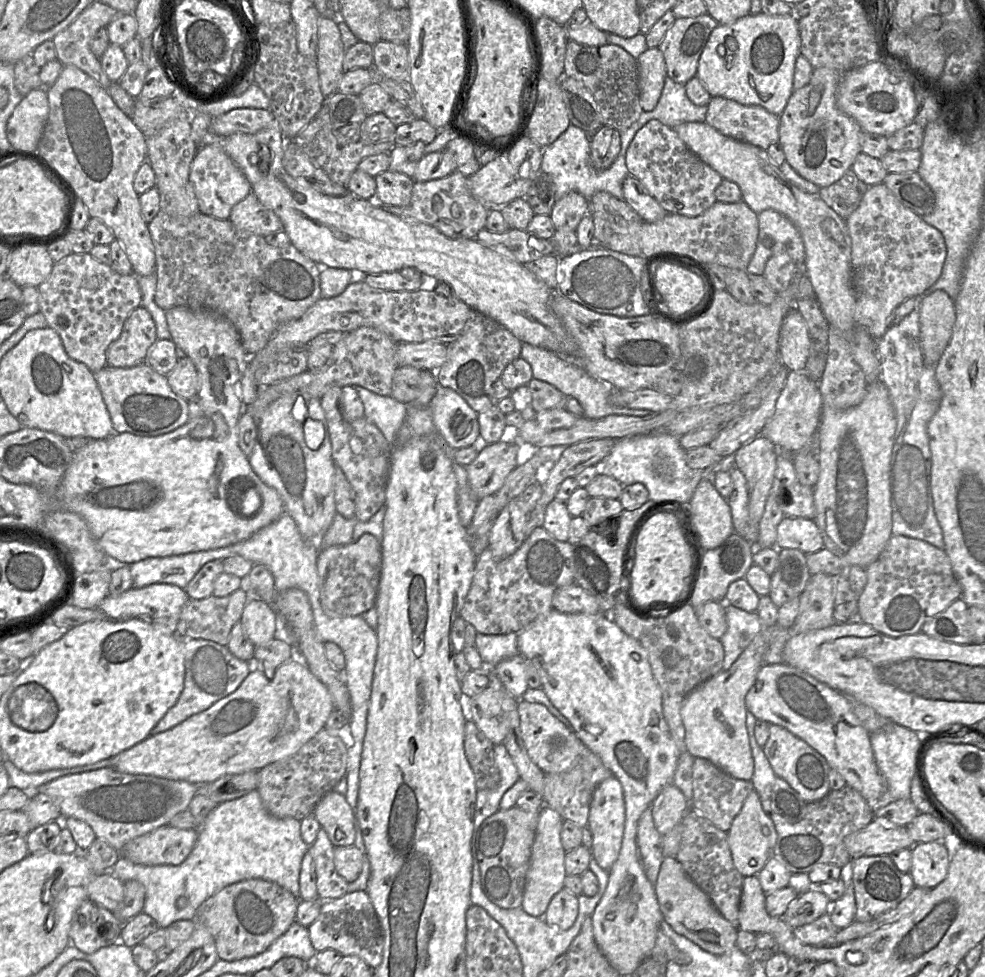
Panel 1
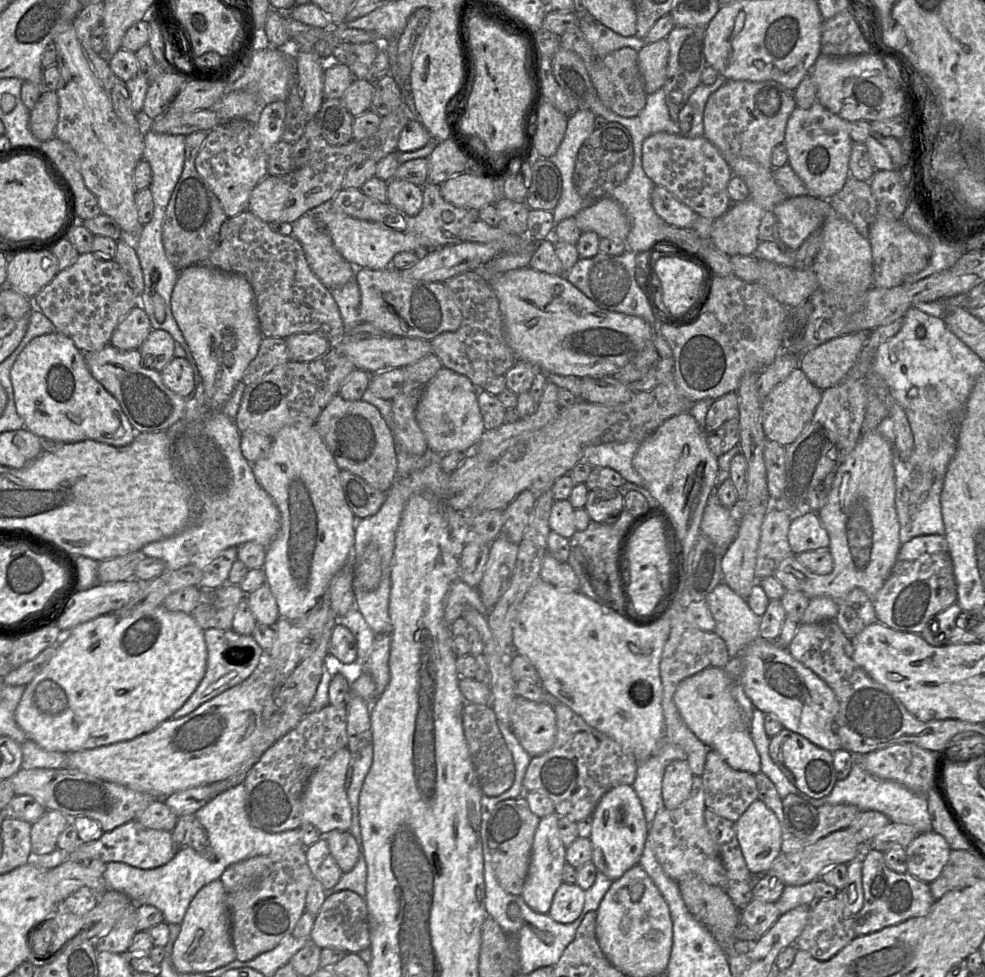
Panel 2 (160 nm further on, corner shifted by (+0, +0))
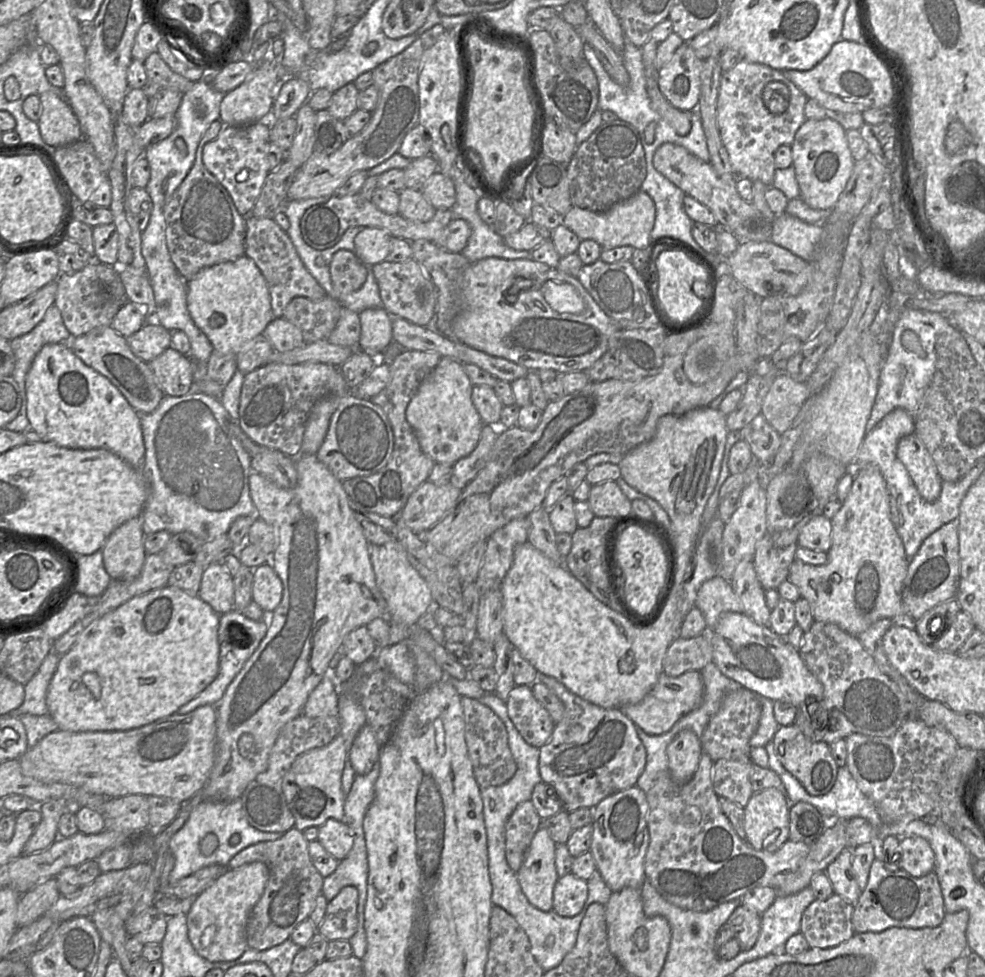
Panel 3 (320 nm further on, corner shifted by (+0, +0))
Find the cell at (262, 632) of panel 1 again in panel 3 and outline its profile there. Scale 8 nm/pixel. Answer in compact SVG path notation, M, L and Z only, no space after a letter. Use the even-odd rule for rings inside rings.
M271 558L253 570L252 601L264 612L274 612L283 595L282 581L272 565Z

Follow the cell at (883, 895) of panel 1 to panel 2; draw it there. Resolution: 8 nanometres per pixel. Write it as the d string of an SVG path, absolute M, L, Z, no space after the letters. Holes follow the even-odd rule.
M869 849L861 858L864 904L853 917L853 929L856 936L874 933L910 918L926 916L930 912L935 900L928 883L909 873L899 874L889 869L885 863L885 852Z

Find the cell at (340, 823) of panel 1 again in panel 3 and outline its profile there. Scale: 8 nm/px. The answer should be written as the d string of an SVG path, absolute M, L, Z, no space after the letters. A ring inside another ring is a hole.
M341 735L336 736L326 746L308 750L295 759L282 780L283 795L295 819L294 828L303 832L311 826L320 827L326 820L331 818L344 822L344 801L346 796L341 789L341 780L346 760L347 746Z

